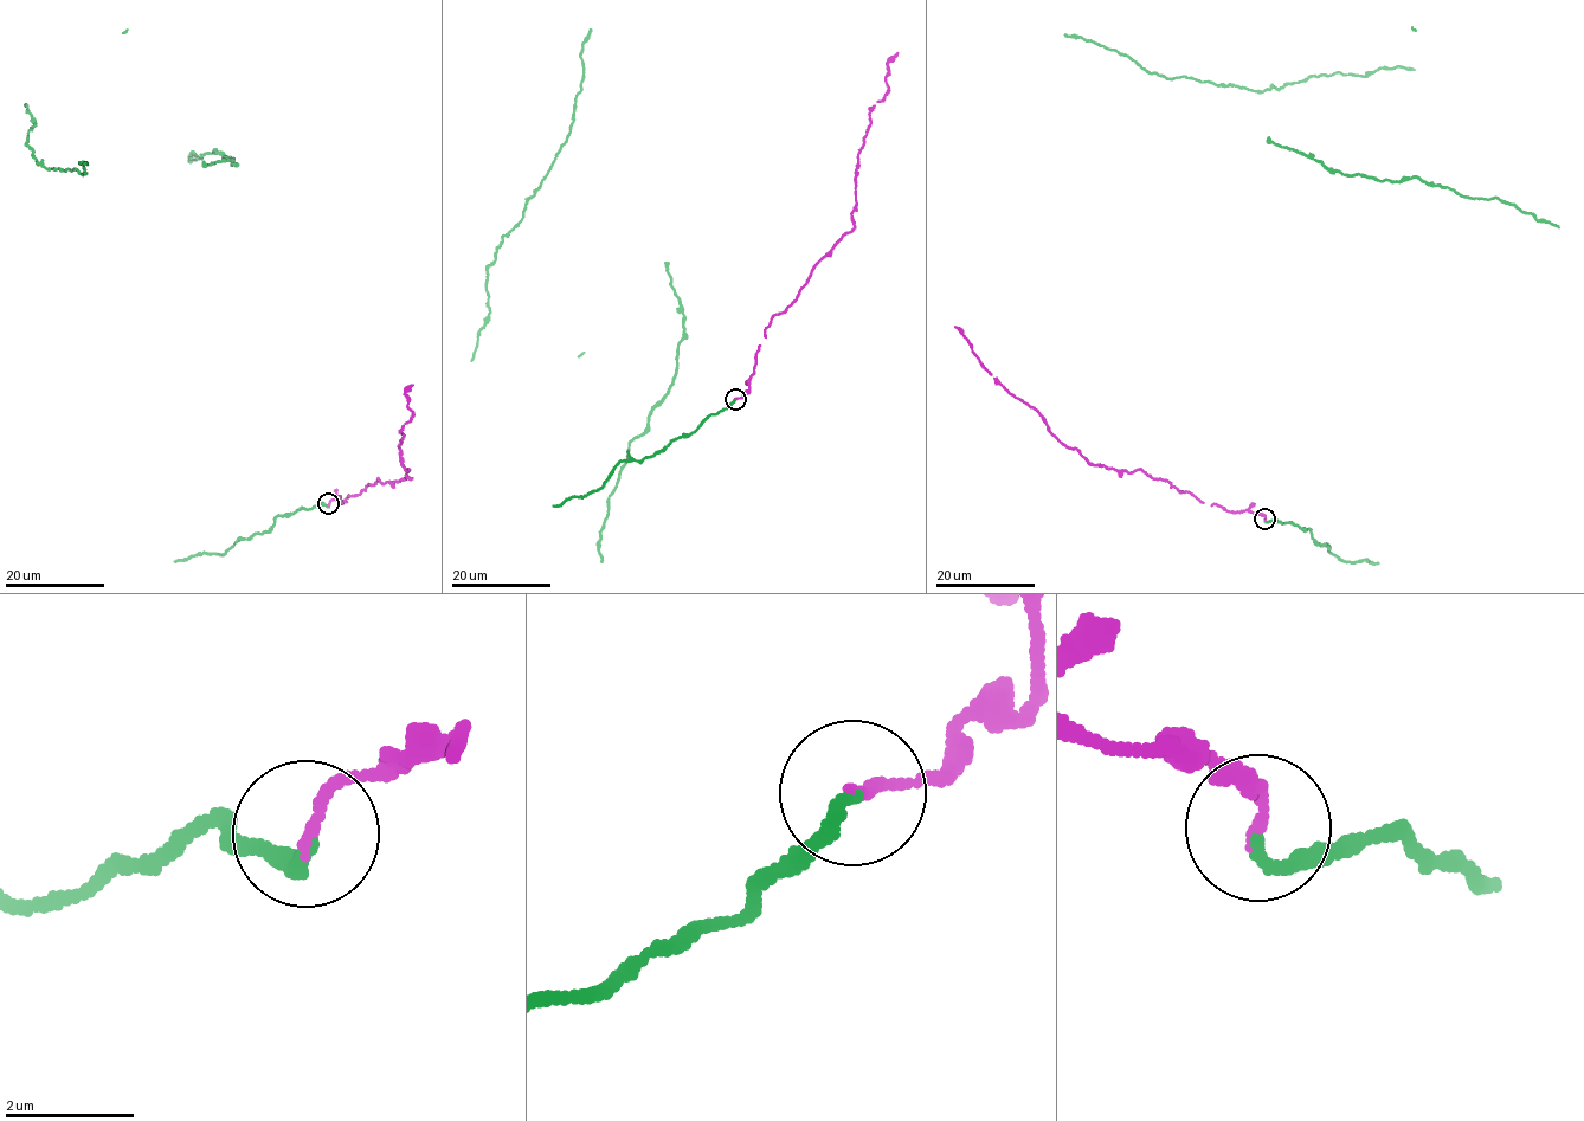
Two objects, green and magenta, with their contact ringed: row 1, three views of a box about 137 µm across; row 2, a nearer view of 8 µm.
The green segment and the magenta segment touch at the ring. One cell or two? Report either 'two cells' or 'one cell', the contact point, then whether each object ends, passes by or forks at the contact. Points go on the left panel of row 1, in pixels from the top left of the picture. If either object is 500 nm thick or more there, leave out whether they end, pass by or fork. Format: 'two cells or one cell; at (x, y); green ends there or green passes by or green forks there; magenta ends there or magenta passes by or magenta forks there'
one cell; at (328, 503); green ends there; magenta ends there

